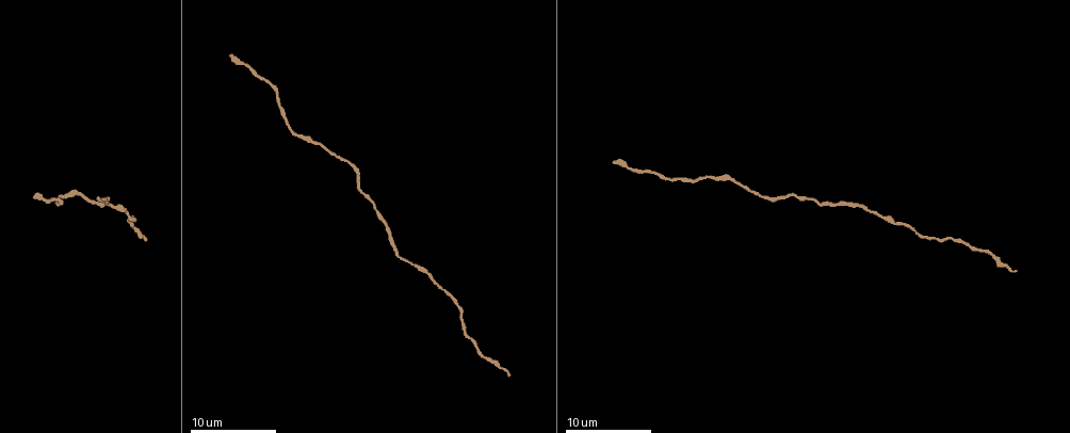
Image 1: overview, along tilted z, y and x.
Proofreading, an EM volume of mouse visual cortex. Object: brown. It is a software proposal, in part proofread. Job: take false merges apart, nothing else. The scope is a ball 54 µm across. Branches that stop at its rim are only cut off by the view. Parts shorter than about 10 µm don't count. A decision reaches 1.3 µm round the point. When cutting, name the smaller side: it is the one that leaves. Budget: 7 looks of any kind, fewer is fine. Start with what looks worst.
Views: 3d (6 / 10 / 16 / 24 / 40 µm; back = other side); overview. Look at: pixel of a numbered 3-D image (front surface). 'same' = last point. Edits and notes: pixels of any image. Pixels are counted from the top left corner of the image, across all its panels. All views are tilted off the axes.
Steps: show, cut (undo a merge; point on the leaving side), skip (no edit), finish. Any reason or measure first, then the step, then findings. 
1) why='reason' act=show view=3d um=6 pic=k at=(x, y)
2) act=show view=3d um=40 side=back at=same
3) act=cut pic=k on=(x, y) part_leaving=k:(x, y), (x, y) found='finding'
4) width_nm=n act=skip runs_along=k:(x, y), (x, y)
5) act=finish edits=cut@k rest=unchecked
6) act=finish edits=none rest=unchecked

why='narrows sharply' act=show view=3d um=16 pic=1 at=(678, 177)

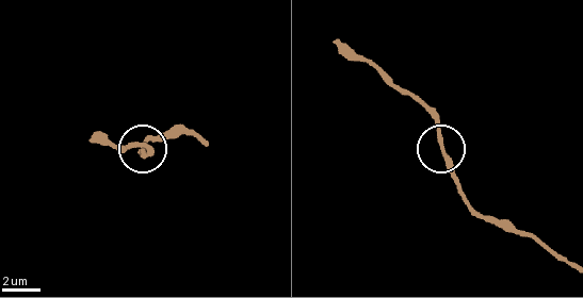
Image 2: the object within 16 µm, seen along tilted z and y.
width_nm=240 act=skip found='one cell here'

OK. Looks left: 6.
why='thick turns thin' act=show view=3d um=10 pic=1 at=(896, 221)

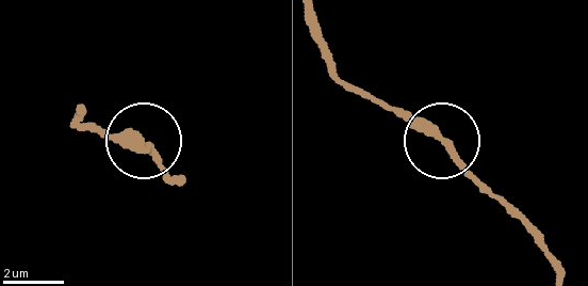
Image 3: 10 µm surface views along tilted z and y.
width_nm=280 act=skip runs_along=3:(310, 29), (341, 81), (422, 121), (500, 195) found='continuous, no second cell'

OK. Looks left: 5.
why='thick turns thin' act=show view=3d um=6 pic=1 at=(736, 181)

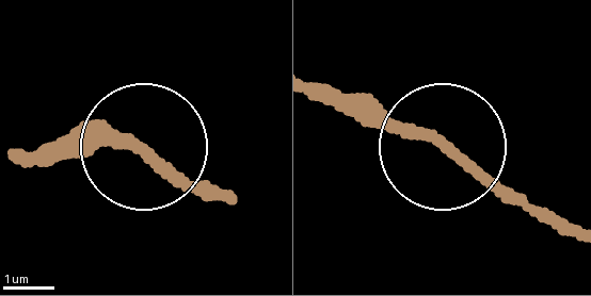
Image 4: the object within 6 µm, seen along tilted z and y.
why='other side' act=show view=3d um=6 side=back pic=4 at=(137, 146)

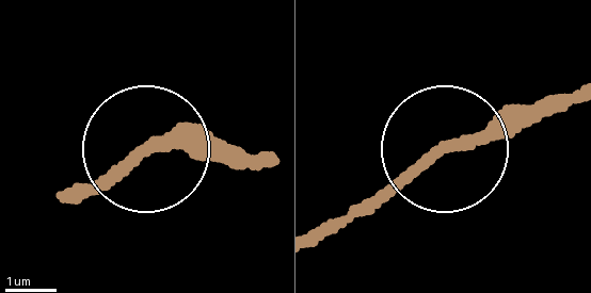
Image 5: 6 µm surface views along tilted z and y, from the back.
act=skip found='one cell here'

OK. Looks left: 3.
why='a narrow waist' act=show view=3d um=10 pic=1 at=(460, 318)

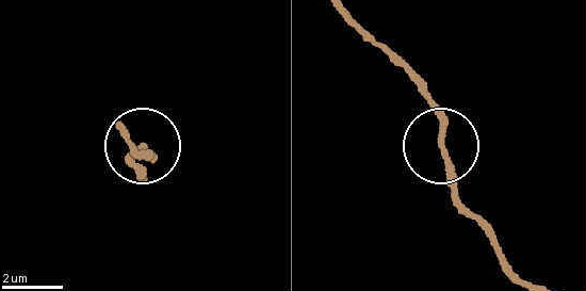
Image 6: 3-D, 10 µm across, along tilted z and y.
act=show view=3d um=10 side=back pic=6 at=(441, 144)

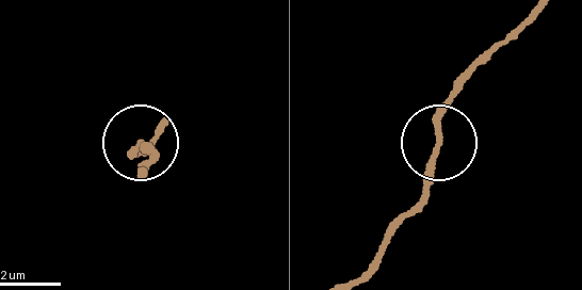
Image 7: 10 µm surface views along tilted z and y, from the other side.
act=skip found='continuous, no second cell'

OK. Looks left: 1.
act=finish edits=none rest=unchecked

